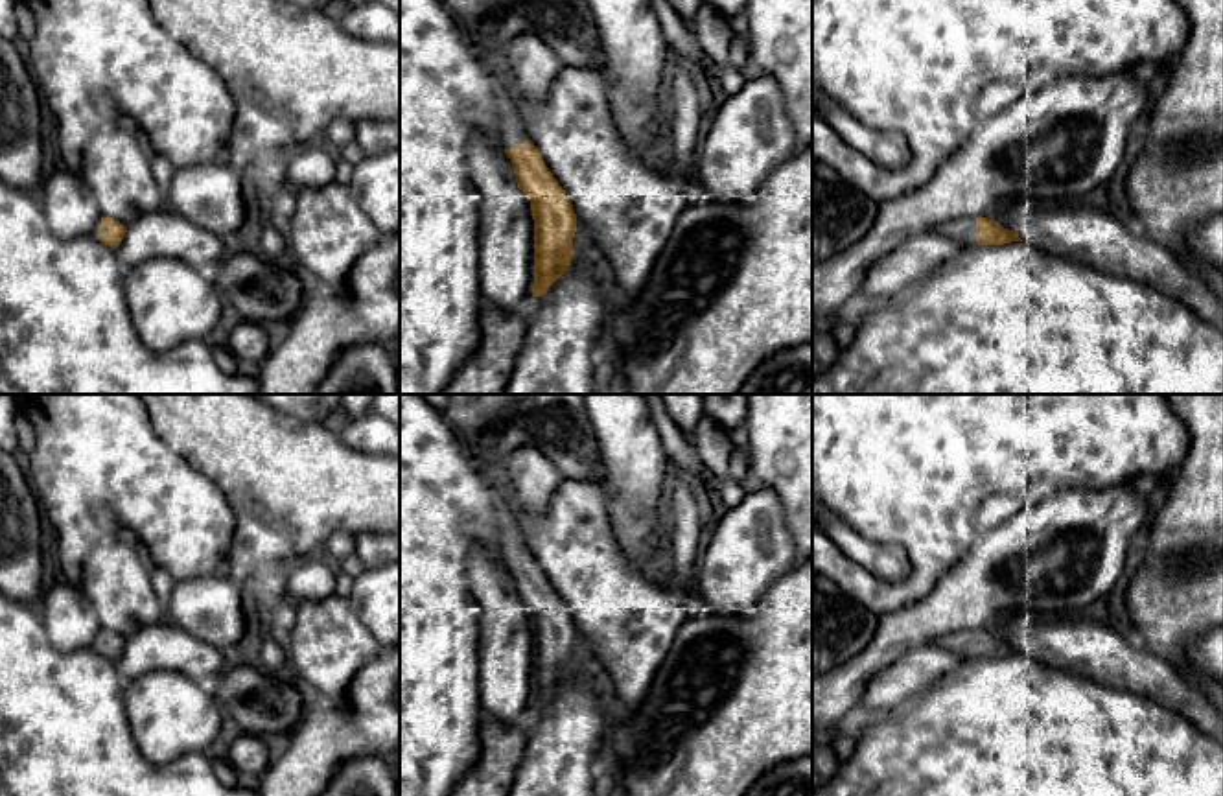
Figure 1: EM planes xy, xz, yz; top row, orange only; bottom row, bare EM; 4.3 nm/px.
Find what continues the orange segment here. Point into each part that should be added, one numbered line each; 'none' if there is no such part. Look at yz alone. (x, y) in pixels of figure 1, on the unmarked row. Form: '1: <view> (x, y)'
1: yz (964, 642)

